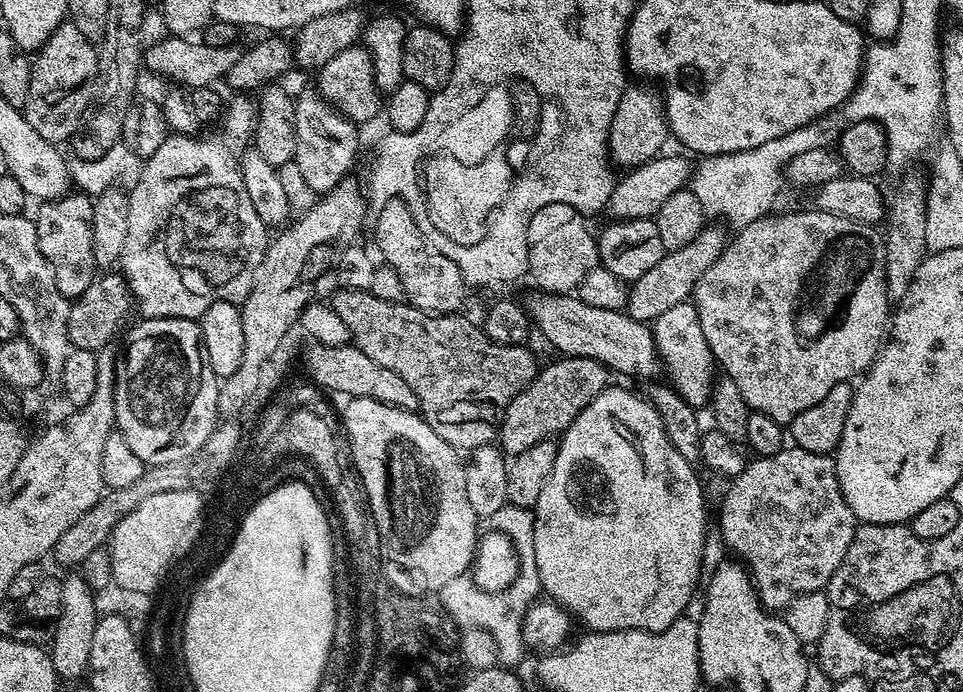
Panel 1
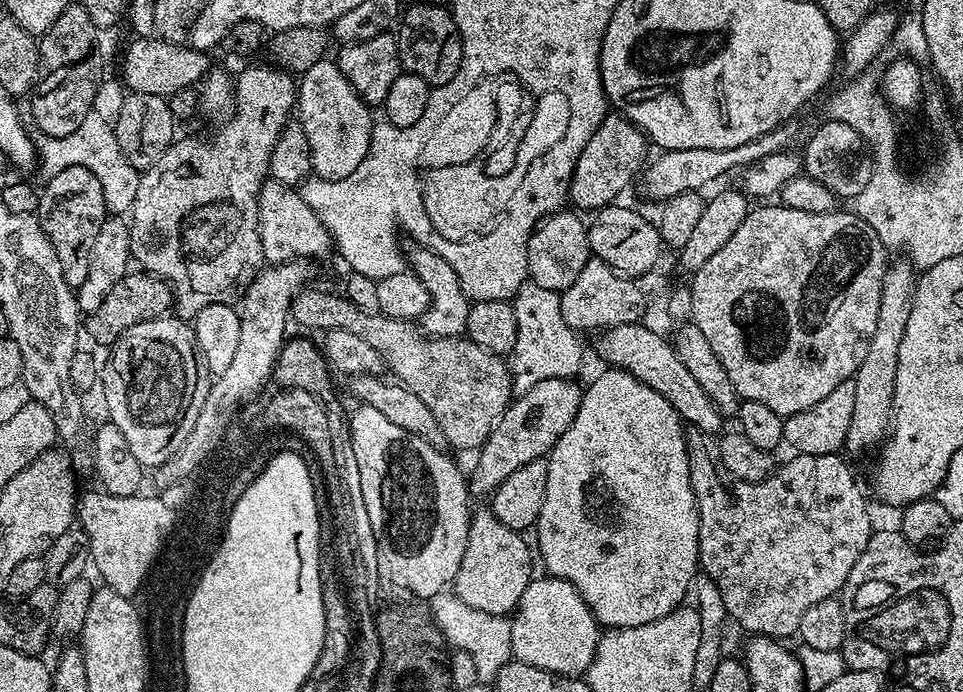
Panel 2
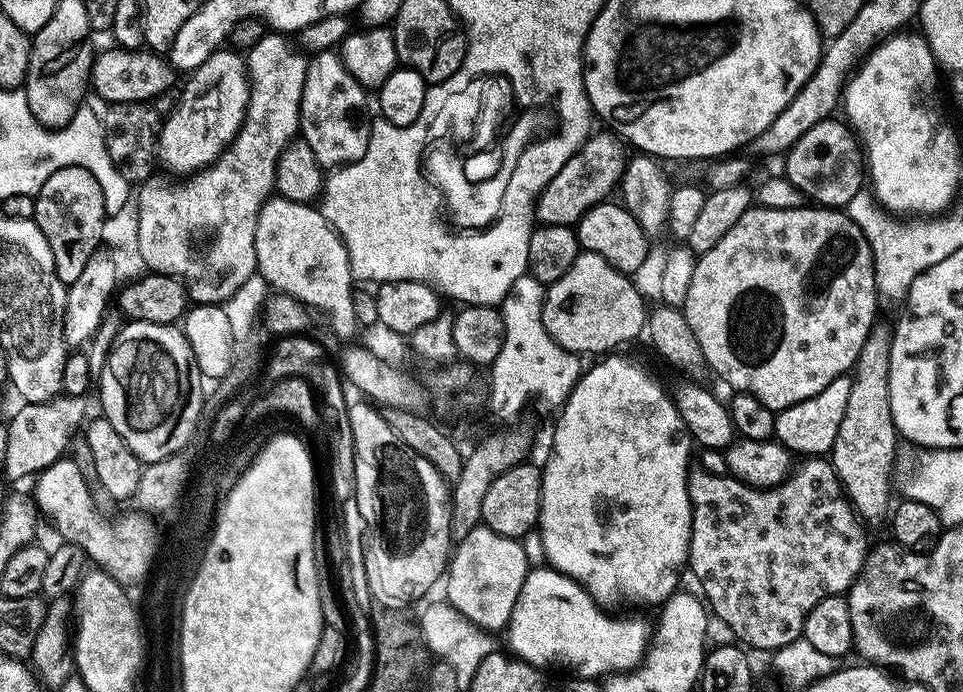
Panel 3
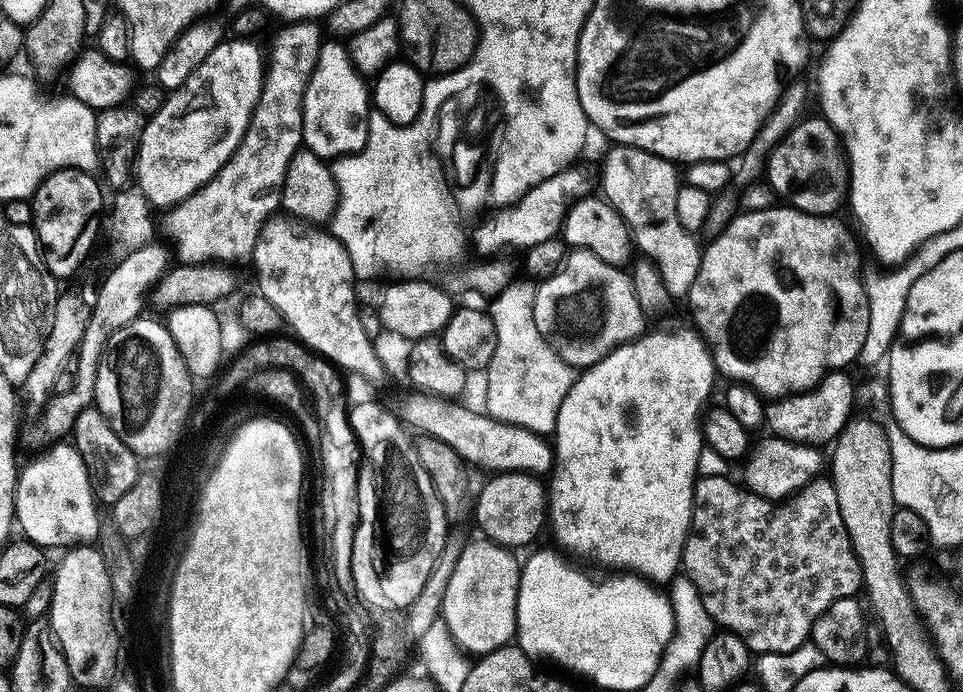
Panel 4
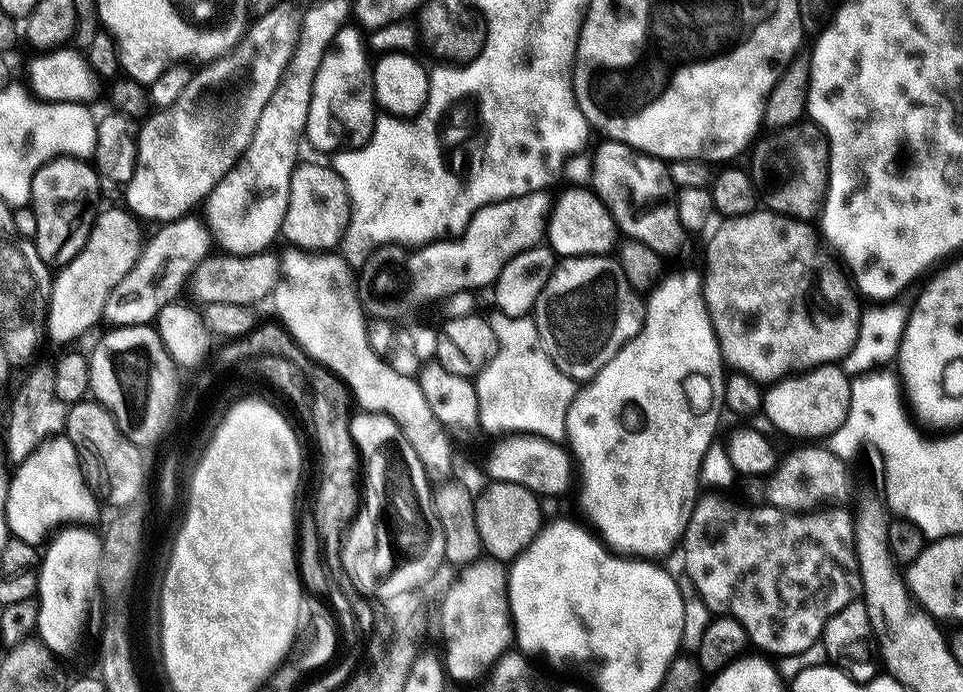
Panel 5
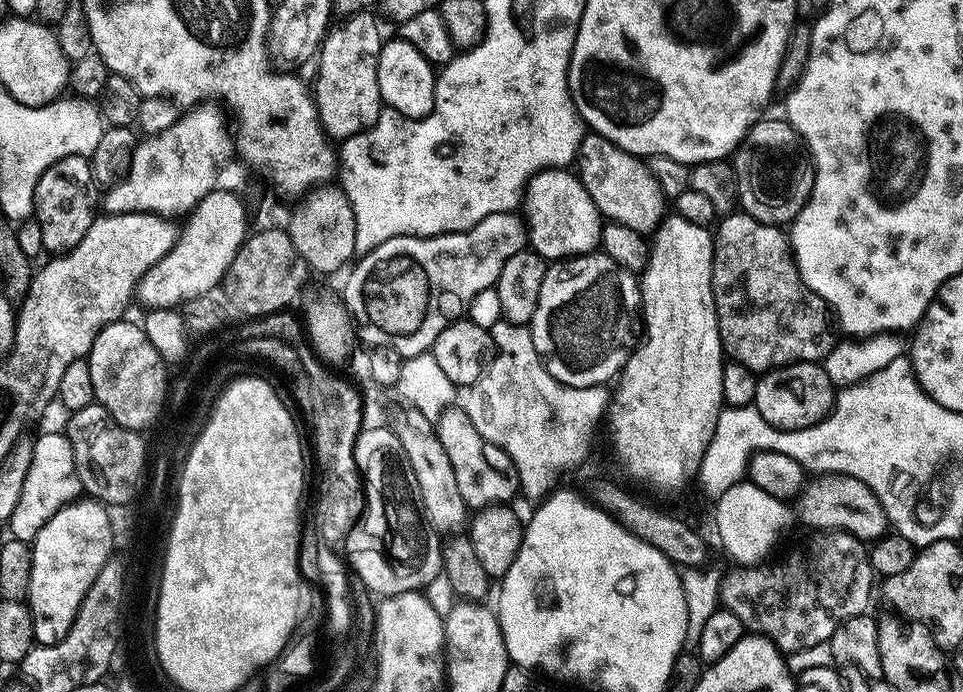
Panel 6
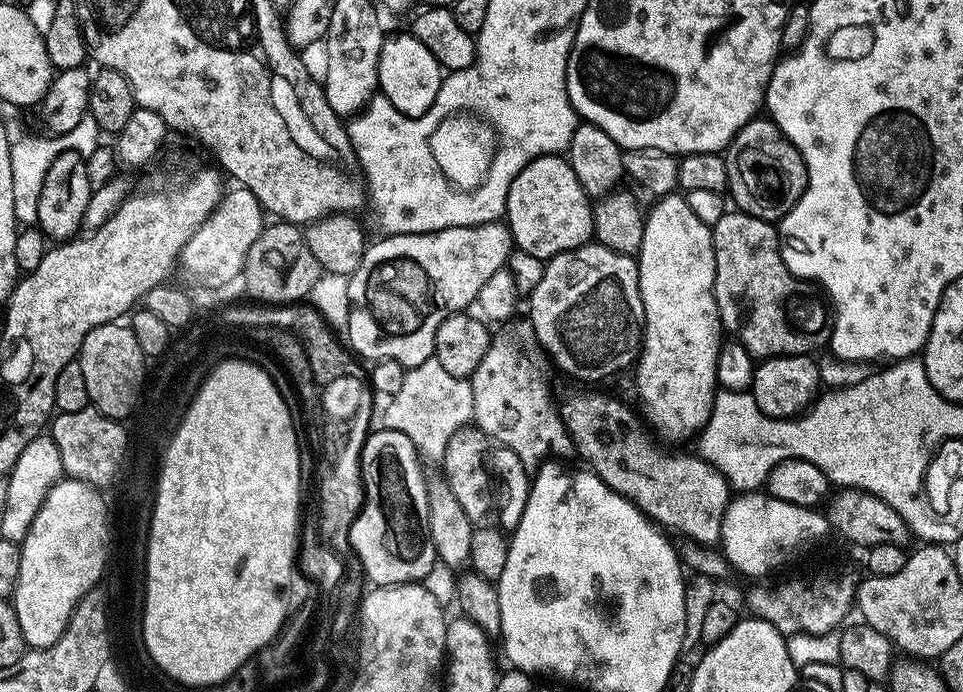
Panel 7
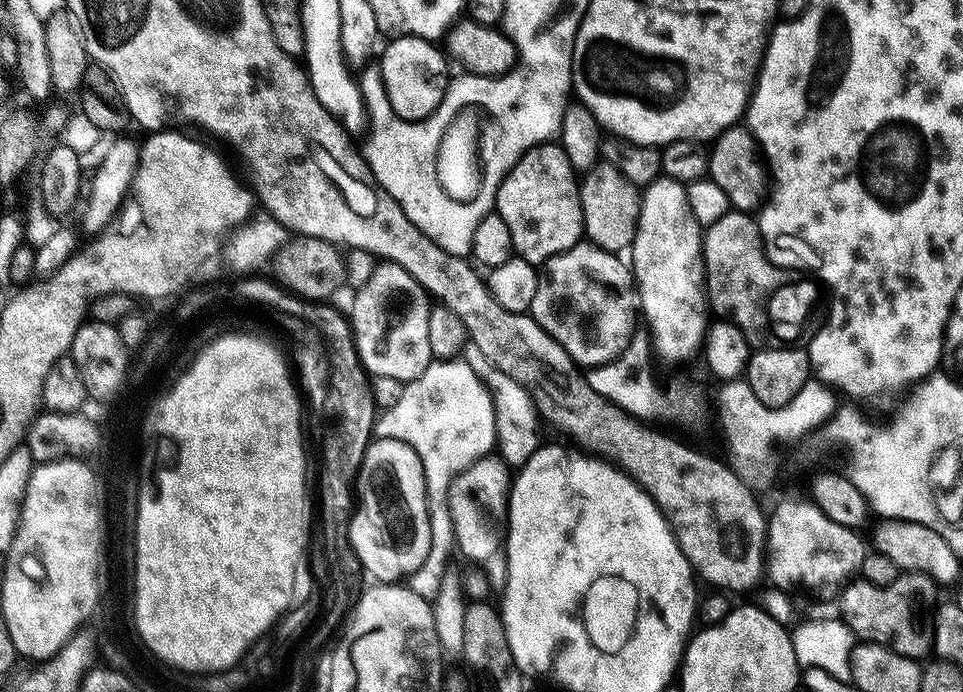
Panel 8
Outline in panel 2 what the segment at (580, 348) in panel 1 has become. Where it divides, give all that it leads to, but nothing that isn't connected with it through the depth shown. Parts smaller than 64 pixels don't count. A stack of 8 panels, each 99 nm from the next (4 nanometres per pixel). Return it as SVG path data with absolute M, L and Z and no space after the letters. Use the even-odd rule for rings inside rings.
M641 322L606 328L597 336L600 337L596 340L596 352L608 363L605 365L629 372L631 376L638 378L638 382L662 394L662 398L666 398L666 402L674 406L674 410L688 428L696 428L702 433L711 434L716 431L719 433L725 427L723 426L726 424L725 417L721 416L709 395L702 390L702 386L698 386L694 374L690 374L690 370L682 366L682 358L678 358L673 341L668 336L654 334Z

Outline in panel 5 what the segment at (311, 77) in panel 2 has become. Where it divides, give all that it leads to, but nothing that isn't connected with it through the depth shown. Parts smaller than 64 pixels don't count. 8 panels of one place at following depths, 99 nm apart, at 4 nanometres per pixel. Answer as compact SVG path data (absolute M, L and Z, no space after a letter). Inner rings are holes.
M356 26L340 28L318 66L304 136L320 152L335 154L345 148L359 148L372 136L378 105L372 85L374 64L371 59L368 61L370 48L363 34Z

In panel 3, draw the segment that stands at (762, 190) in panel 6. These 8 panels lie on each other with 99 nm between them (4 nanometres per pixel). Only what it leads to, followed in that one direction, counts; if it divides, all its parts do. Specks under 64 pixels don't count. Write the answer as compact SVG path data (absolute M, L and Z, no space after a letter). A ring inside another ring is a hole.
M840 118L818 122L783 157L783 175L813 205L844 210L866 184L866 161L856 133Z

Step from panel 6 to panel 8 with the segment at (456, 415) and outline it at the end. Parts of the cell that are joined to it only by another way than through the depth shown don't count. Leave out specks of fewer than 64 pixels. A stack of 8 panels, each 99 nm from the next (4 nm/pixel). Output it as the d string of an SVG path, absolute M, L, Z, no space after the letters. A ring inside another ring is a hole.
M489 454L478 458L457 474L450 482L448 505L454 522L455 547L473 565L483 569L494 590L502 590L508 581L508 493L514 476L509 465L499 455Z

